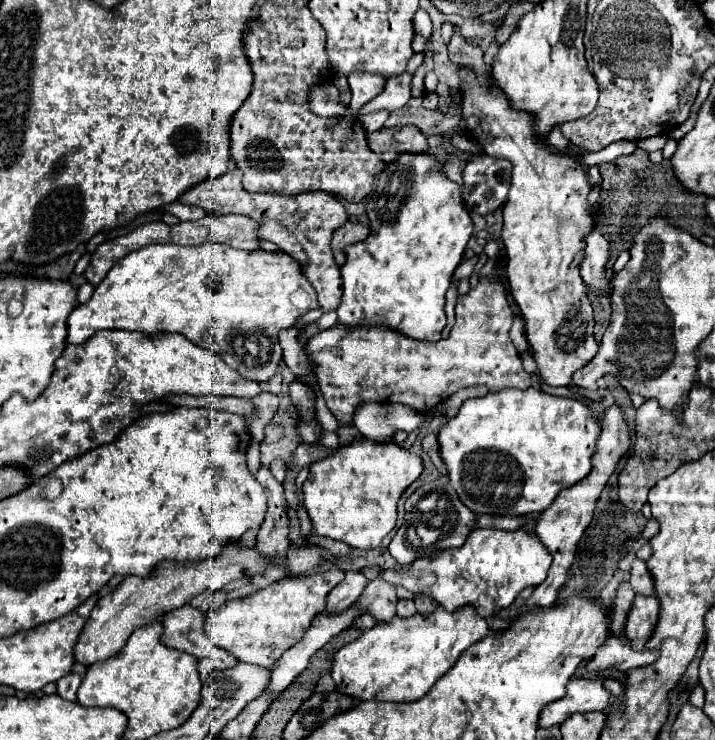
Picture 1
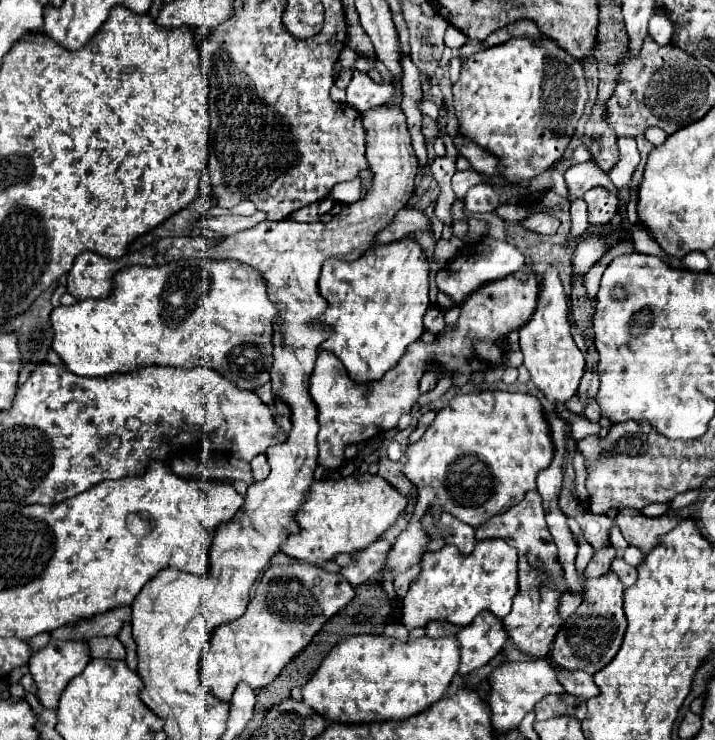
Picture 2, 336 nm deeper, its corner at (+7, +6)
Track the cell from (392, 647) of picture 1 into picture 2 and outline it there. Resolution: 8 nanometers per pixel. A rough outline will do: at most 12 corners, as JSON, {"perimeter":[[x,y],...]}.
{"perimeter":[[457,636],[341,640],[301,688],[333,722],[435,704]]}

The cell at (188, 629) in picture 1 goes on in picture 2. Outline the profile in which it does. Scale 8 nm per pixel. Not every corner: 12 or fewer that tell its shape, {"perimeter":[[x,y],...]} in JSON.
{"perimeter":[[117,636],[89,640],[91,658],[125,658]]}

